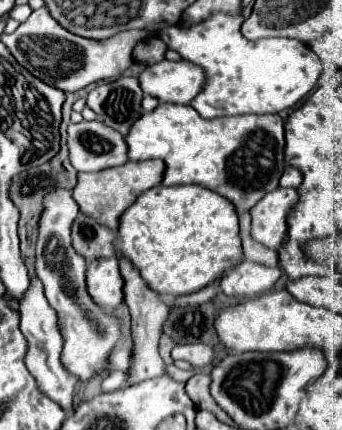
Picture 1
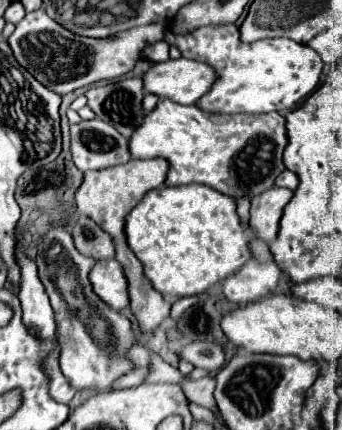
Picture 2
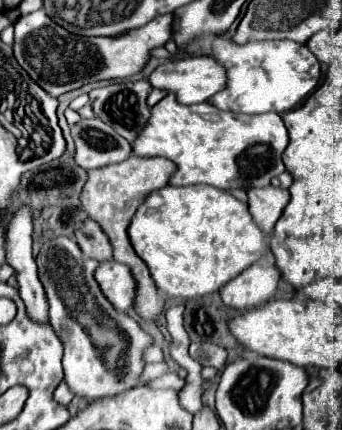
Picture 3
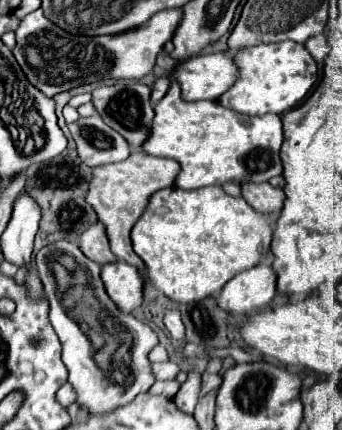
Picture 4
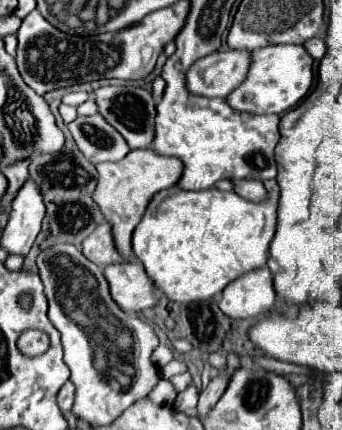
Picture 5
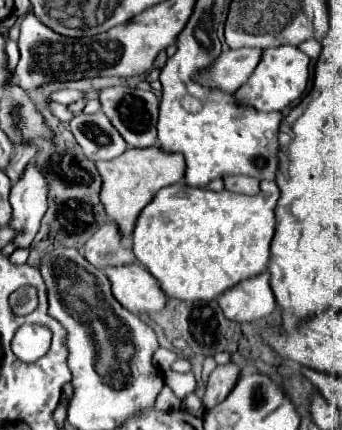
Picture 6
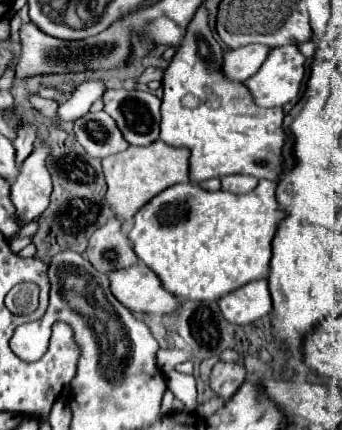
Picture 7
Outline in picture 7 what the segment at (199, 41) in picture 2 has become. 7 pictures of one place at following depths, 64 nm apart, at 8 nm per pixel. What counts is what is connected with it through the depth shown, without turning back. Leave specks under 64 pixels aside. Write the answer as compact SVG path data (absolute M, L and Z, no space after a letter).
M280 46L270 50L268 60L260 72L250 76L244 84L250 88L256 104L284 106L298 96L304 78L304 56L296 46Z

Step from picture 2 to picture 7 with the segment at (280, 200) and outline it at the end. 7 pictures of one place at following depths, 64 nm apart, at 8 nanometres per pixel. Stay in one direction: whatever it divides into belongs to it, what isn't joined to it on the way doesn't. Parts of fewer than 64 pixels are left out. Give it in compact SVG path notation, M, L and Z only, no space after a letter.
M236 174L236 176L222 176L220 182L222 182L222 190L228 190L232 194L248 194L256 188L258 178Z

